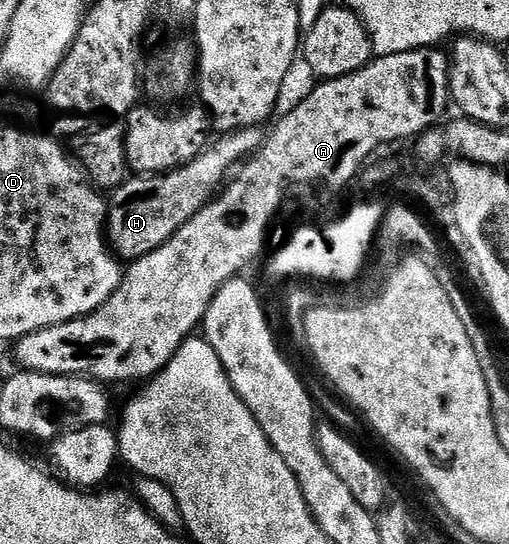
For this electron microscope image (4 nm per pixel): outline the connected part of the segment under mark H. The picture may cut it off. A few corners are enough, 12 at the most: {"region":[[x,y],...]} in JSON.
{"region":[[223,132],[165,174],[110,195],[105,234],[120,259],[161,248],[265,141]]}

